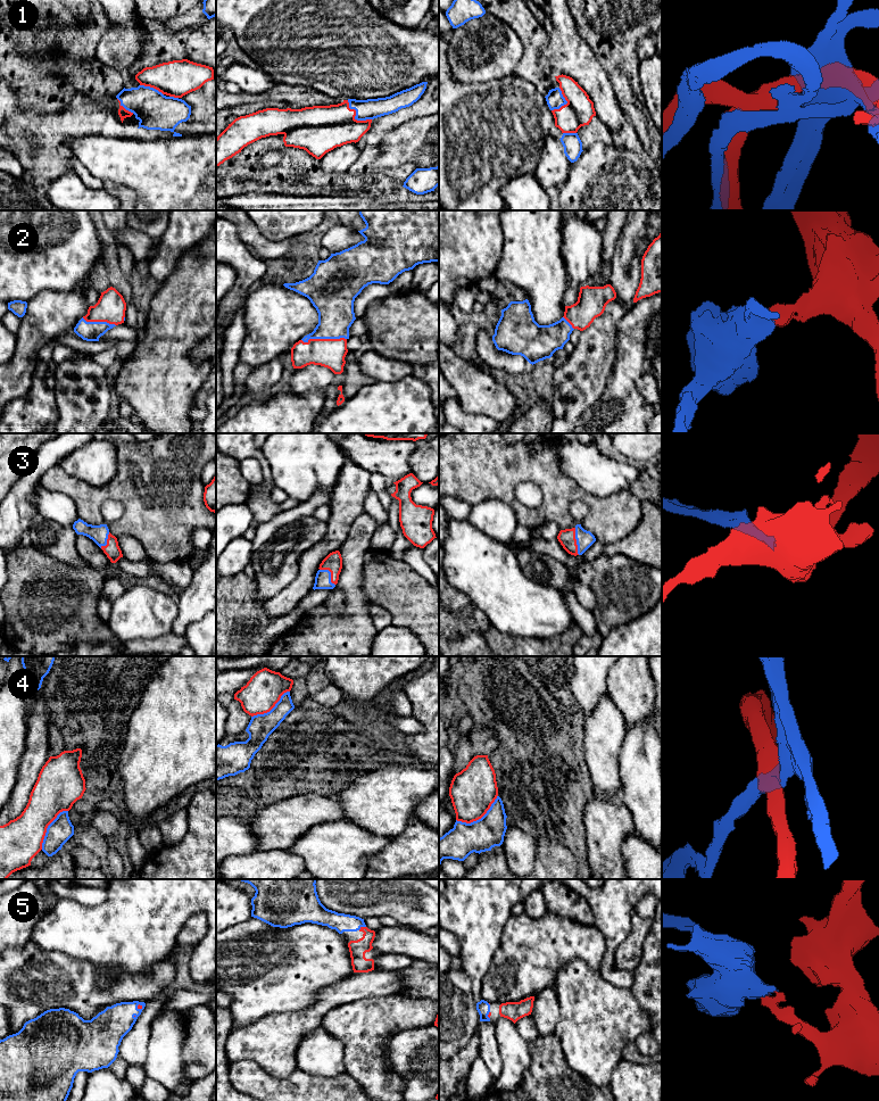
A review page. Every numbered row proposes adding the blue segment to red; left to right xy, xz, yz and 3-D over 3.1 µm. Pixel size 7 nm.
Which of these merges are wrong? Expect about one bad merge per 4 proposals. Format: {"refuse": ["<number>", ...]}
{"refuse": ["4"]}

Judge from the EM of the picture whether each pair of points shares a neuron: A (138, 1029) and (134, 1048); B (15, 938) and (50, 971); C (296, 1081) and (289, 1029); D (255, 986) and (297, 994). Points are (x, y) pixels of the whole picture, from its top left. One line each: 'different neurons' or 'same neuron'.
A: same neuron
B: different neurons
C: different neurons
D: same neuron

